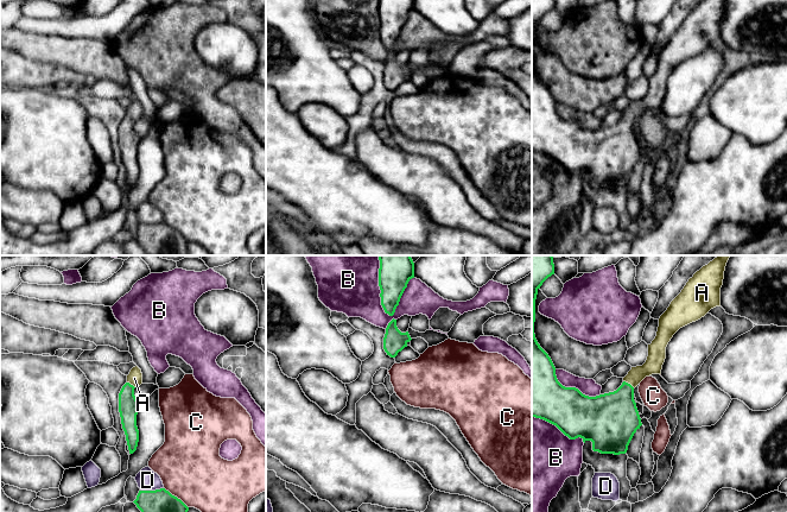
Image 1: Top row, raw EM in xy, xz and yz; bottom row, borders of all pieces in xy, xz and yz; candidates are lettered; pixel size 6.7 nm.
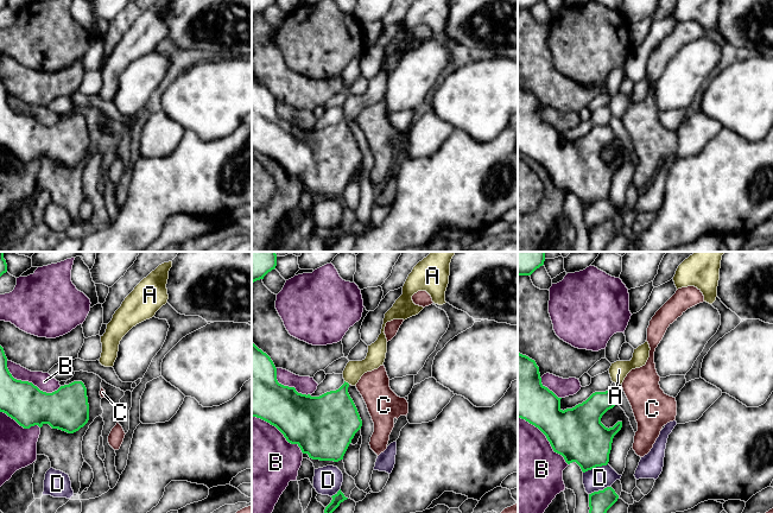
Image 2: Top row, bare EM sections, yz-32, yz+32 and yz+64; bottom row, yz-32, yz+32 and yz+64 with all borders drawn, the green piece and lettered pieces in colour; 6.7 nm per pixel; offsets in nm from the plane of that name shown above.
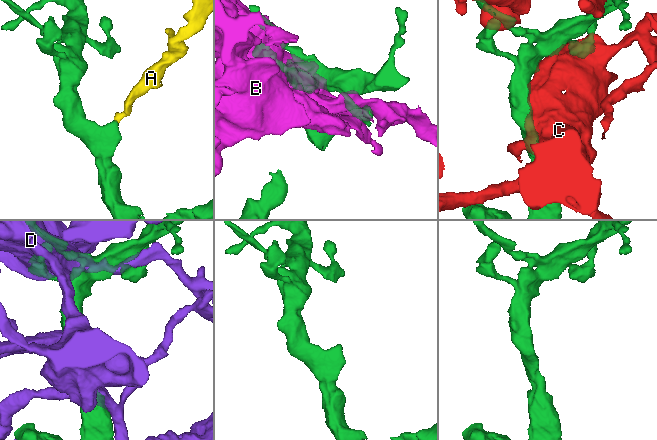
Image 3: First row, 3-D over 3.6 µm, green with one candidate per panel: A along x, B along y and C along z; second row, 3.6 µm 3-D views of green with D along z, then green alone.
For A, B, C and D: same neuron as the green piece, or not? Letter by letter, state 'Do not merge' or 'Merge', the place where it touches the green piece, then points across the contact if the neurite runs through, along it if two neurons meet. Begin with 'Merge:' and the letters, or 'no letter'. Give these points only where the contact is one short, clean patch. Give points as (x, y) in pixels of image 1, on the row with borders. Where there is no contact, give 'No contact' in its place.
Merge: A
A: Merge. Touches green at yz (629, 384). Path across: yz (614, 417), (629, 384), (655, 359)
B: Do not merge. Touches green at xz (380, 294)
C: Do not merge. Touches green at xy (176, 497)
D: Do not merge. Touches green at xy (151, 491)

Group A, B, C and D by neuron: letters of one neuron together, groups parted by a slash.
A / B / C / D

